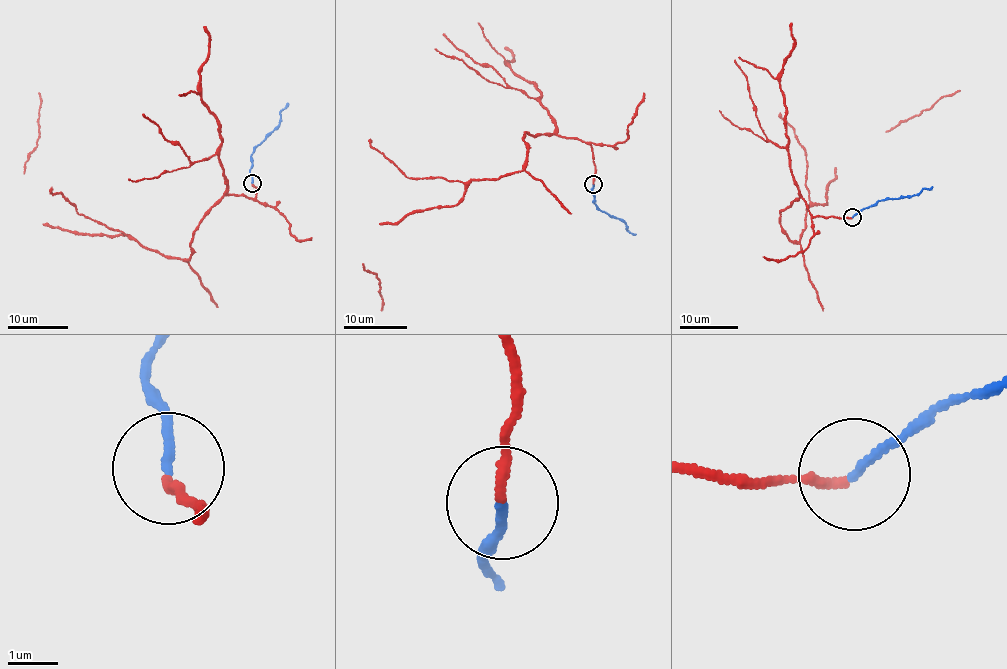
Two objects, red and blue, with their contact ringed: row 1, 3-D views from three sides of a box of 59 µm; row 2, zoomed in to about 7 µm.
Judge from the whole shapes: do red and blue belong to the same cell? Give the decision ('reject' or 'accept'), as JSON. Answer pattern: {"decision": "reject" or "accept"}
{"decision": "accept"}

